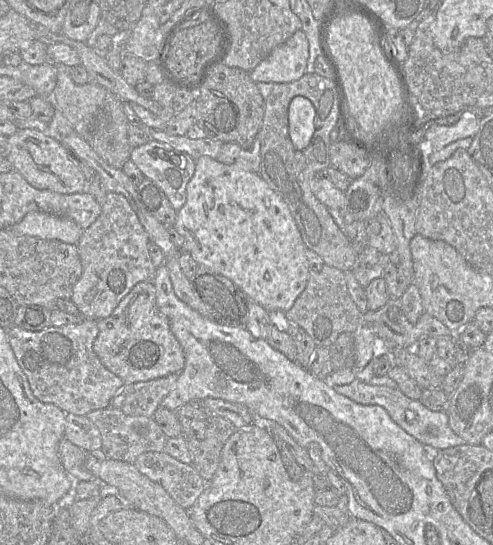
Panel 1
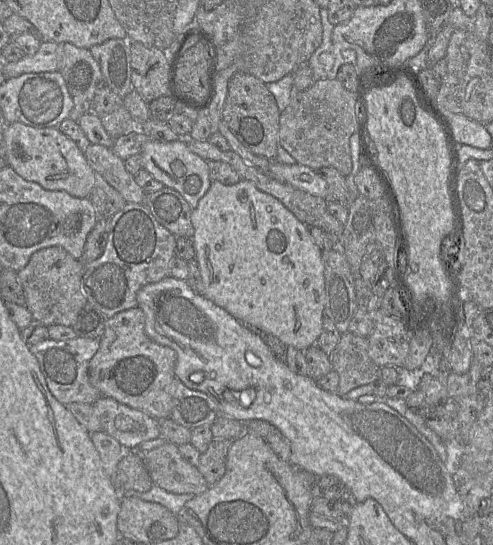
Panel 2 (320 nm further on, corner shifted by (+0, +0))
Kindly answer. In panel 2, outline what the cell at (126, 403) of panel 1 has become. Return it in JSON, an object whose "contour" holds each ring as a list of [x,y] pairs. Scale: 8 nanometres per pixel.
{"contour":[[[101,397],[94,404],[102,431],[121,445],[137,450],[144,441],[160,437],[160,423],[140,410],[119,403],[110,397]]]}

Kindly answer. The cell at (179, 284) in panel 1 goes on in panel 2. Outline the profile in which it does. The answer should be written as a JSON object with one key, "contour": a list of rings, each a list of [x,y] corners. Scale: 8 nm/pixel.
{"contour":[[[90,144],[84,156],[95,174],[101,175],[127,203],[143,203],[145,192],[135,182],[134,175],[127,172],[124,161],[111,148]]]}

